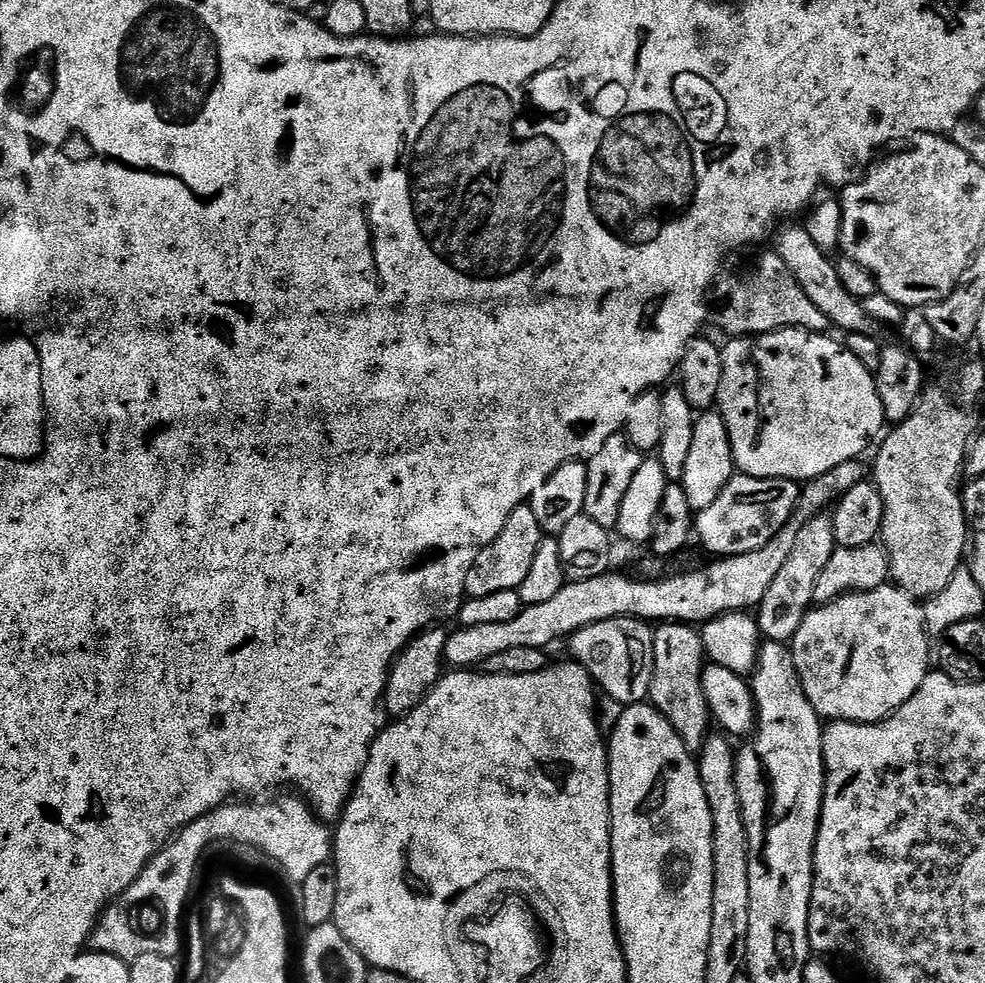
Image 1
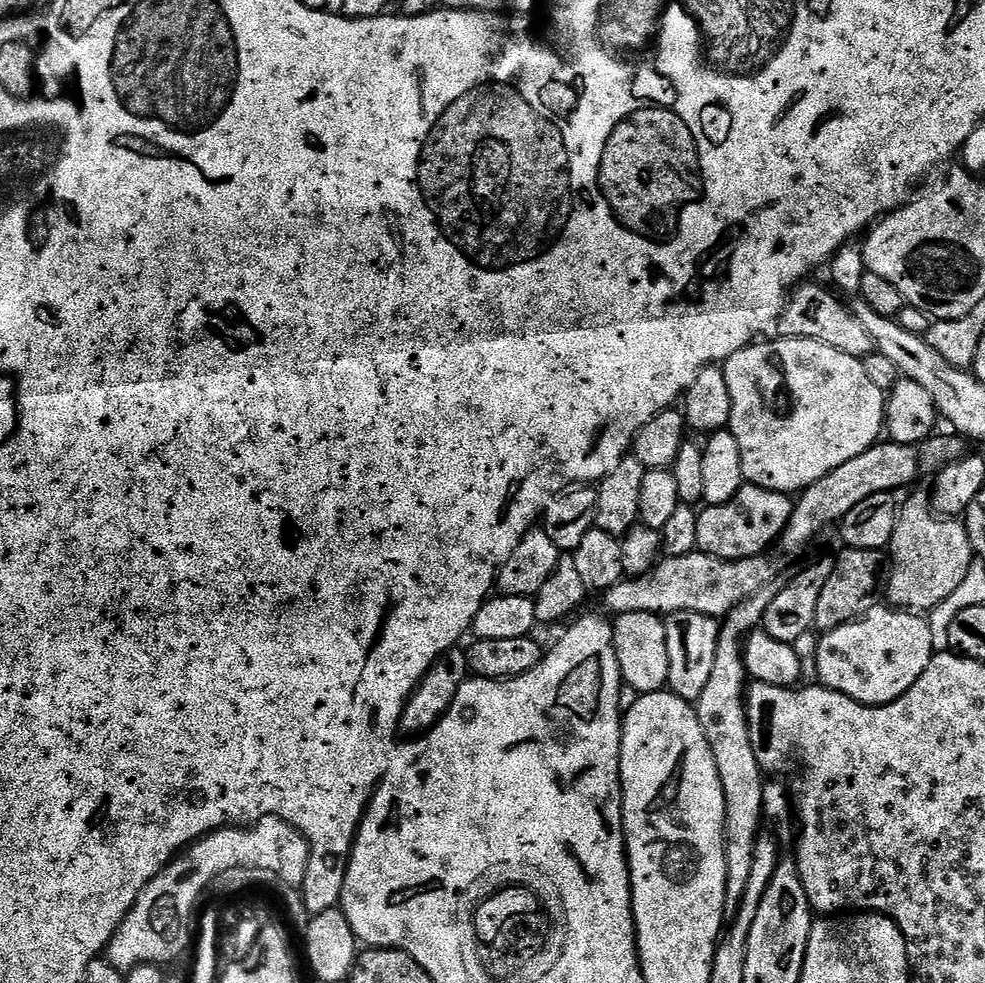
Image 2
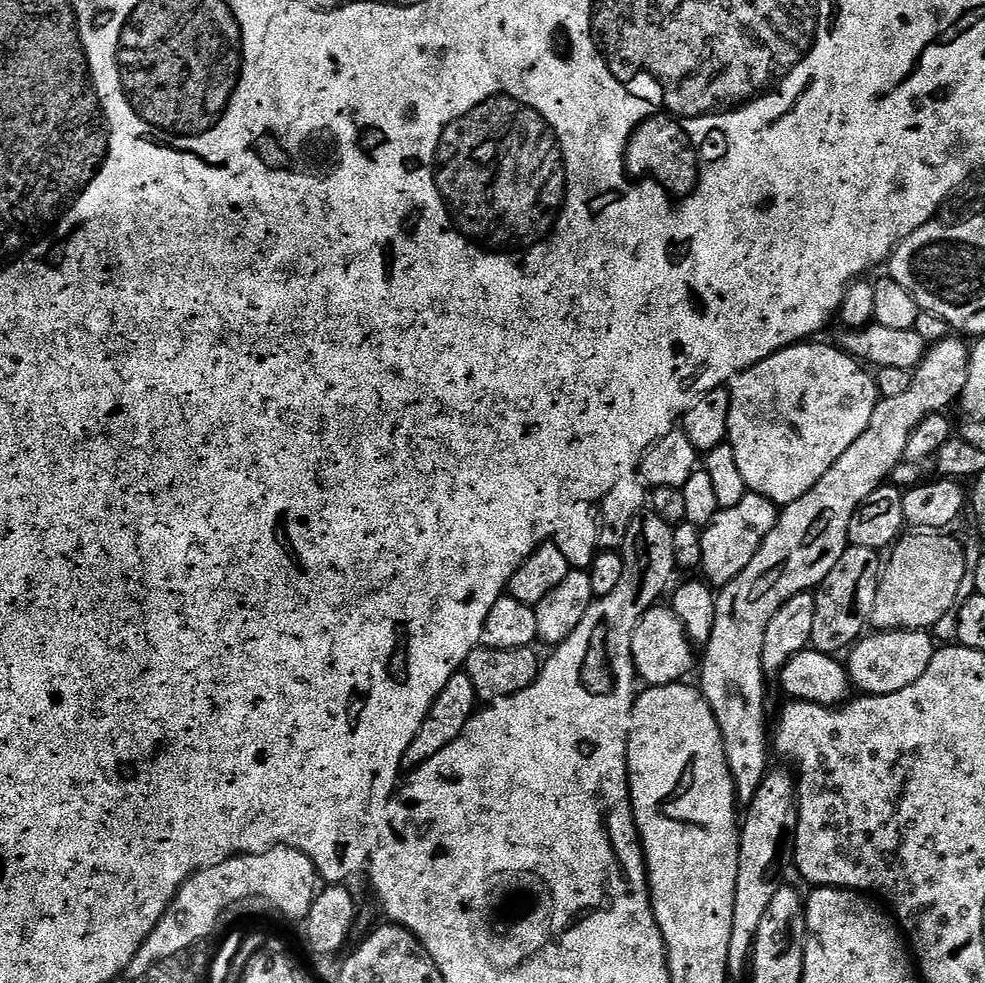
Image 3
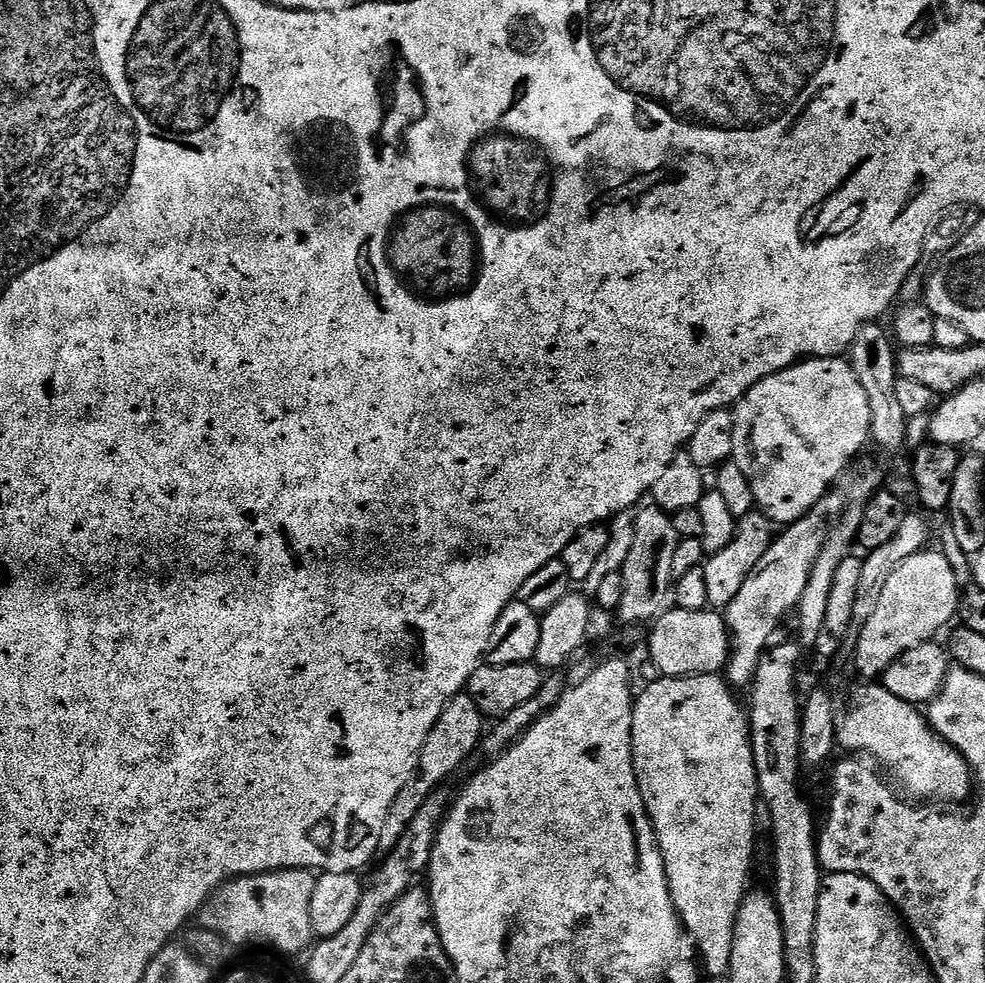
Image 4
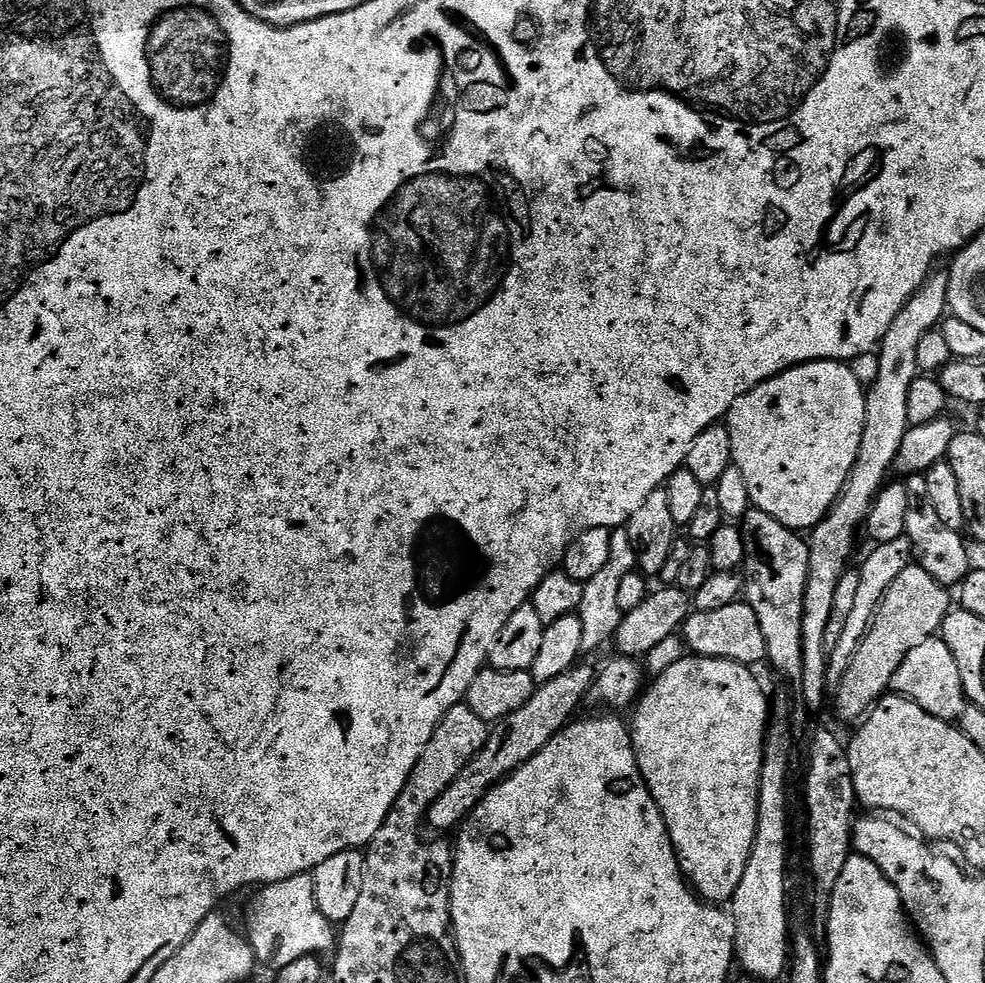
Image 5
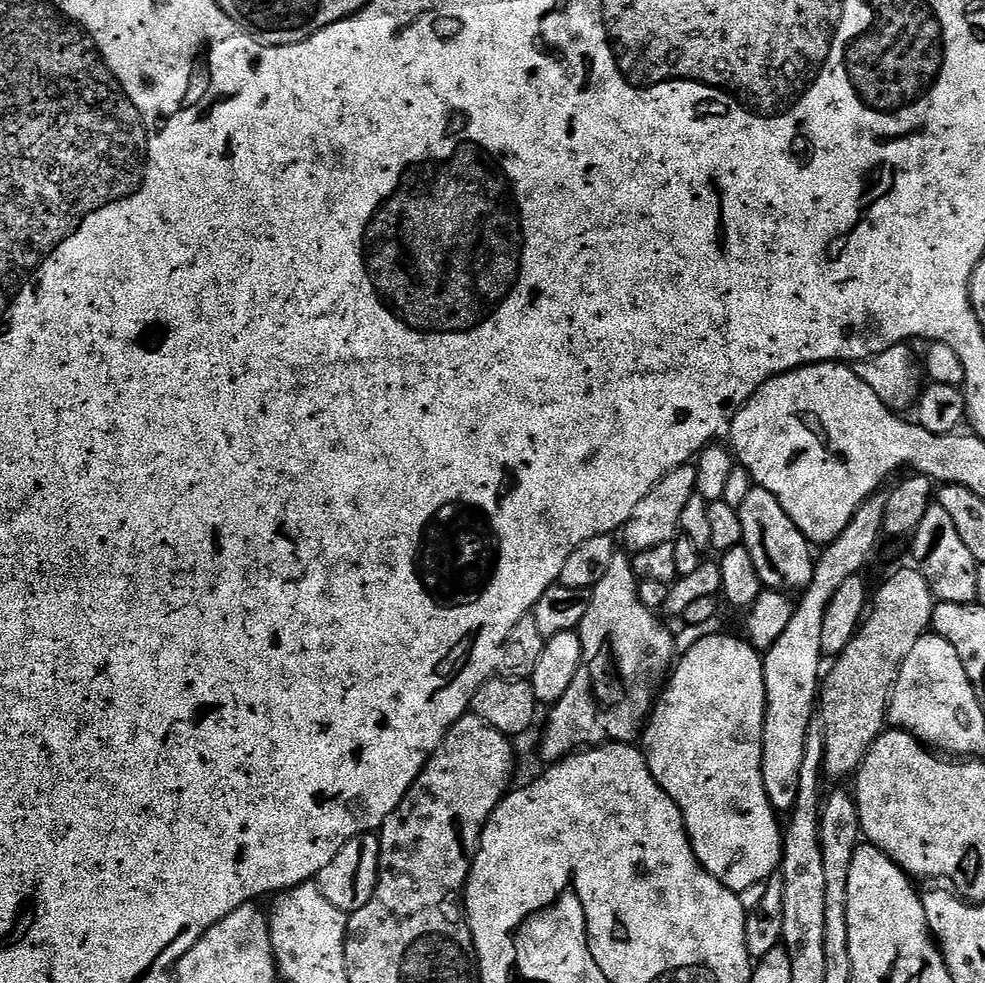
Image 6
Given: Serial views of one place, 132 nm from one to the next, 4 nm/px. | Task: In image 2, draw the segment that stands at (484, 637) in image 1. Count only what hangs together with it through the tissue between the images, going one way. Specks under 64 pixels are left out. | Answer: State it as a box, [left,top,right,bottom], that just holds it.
[602,435,966,618]

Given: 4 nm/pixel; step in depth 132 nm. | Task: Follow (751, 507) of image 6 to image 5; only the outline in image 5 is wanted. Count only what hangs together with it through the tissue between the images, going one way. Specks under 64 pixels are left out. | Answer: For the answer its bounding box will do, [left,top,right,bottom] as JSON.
[742,510,810,682]

